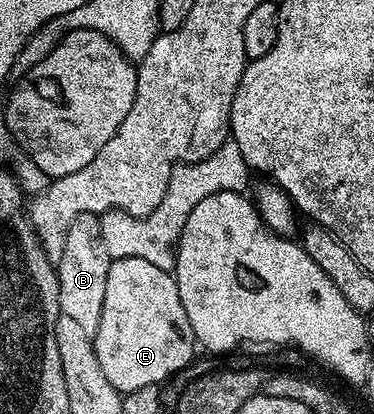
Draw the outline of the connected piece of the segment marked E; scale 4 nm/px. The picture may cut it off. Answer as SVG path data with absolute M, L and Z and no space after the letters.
M142 257L114 259L110 273L106 273L102 321L92 336L92 344L98 365L102 365L102 373L106 373L110 385L122 393L163 384L163 379L178 374L191 361L192 354L198 351L198 344L190 329L190 317L186 317L186 309L182 309L182 297L178 297L175 274L158 269L158 265L150 265L150 261L142 261Z

